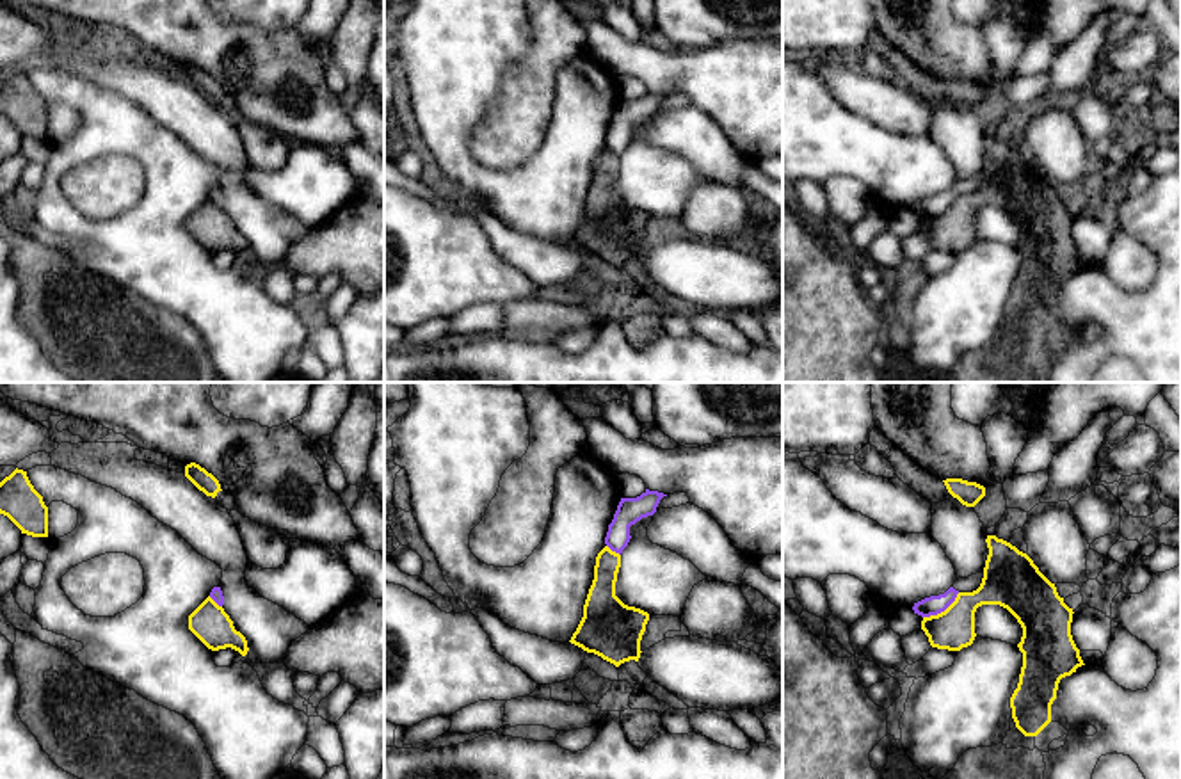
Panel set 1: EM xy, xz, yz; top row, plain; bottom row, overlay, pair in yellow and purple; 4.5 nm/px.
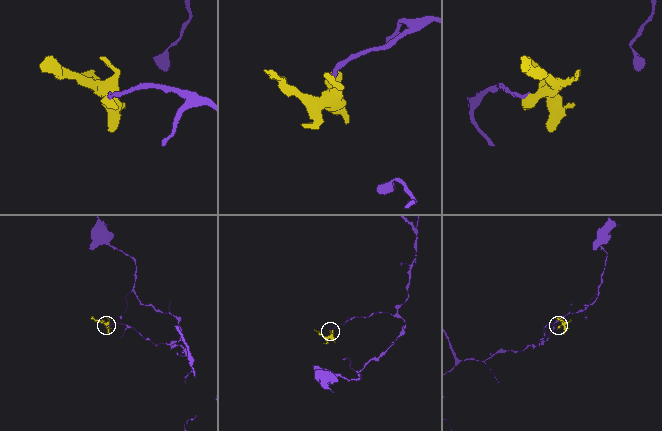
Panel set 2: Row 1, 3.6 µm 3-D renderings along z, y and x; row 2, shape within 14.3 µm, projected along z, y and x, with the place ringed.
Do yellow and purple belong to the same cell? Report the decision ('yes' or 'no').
no

